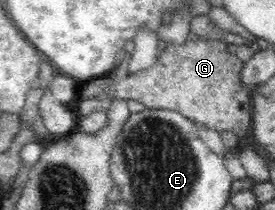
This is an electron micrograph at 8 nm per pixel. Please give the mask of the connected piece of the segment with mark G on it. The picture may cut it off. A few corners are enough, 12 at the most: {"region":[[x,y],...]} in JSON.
{"region":[[194,34],[78,99],[138,100],[216,132],[251,130],[244,62]]}

